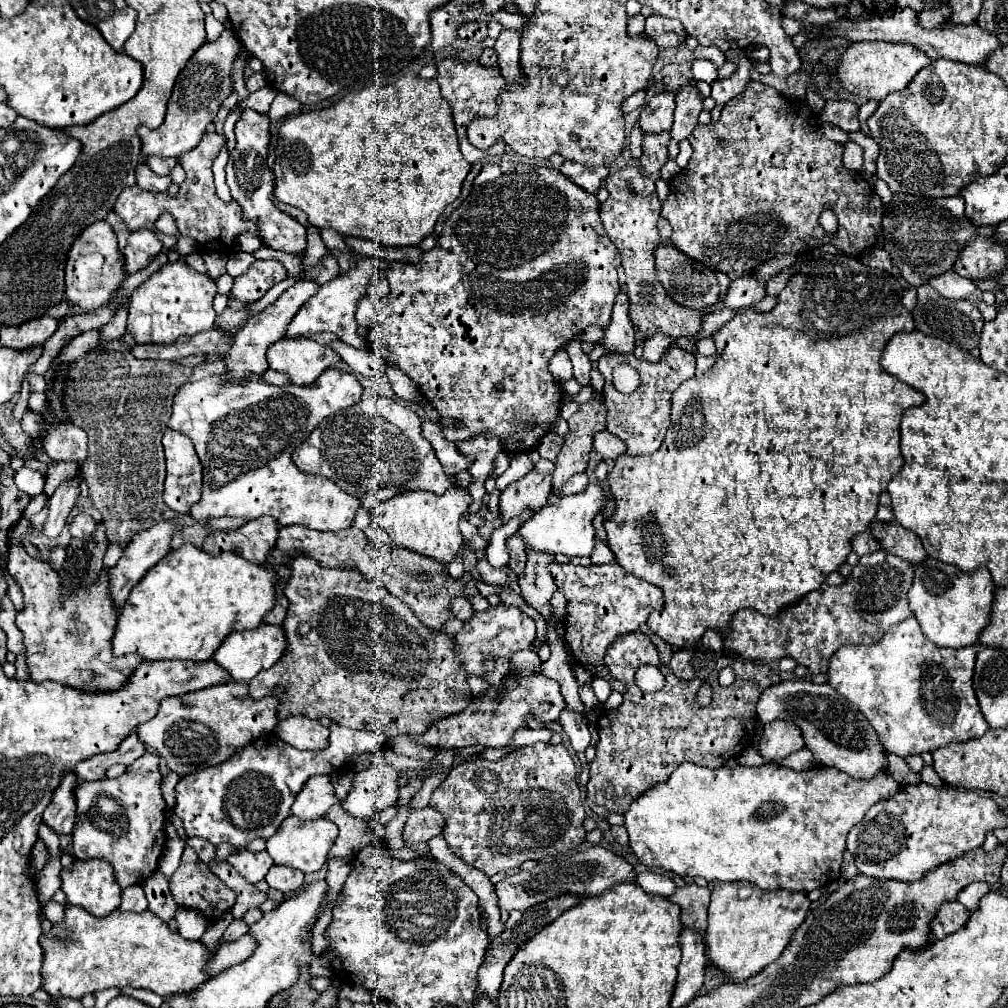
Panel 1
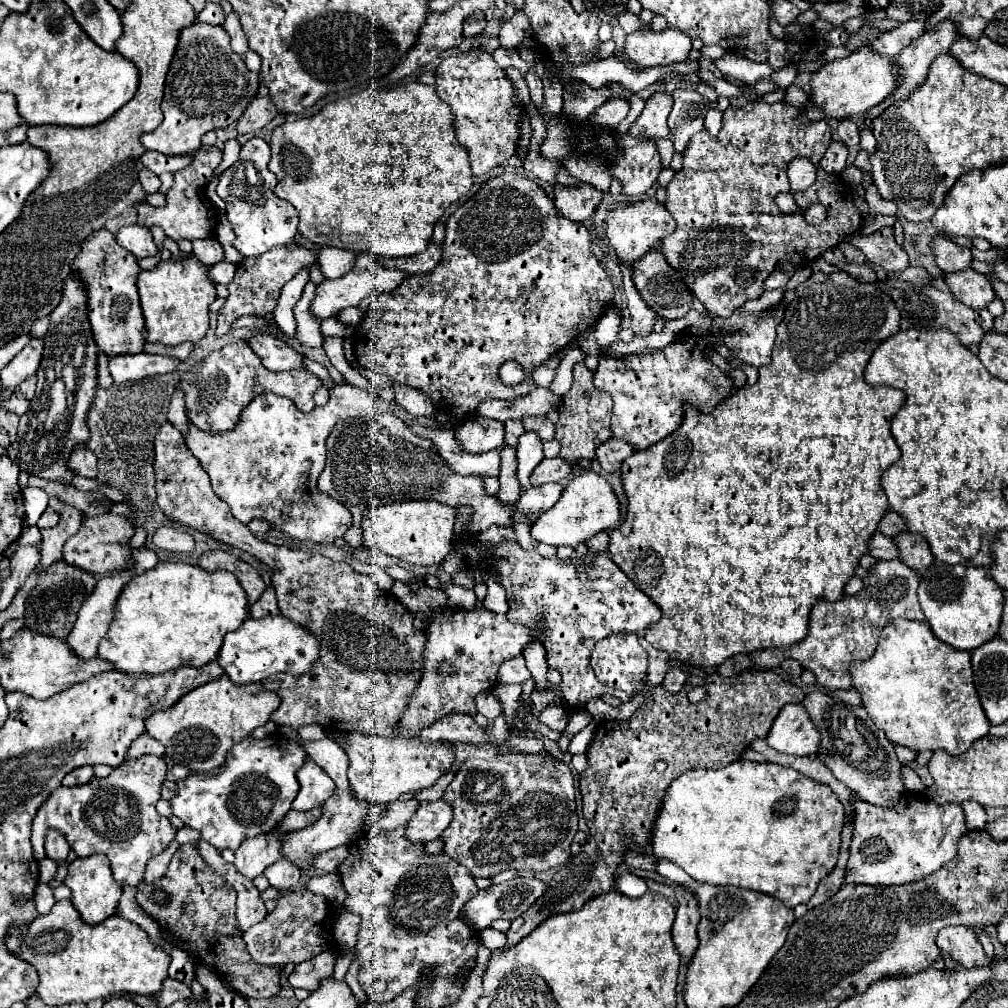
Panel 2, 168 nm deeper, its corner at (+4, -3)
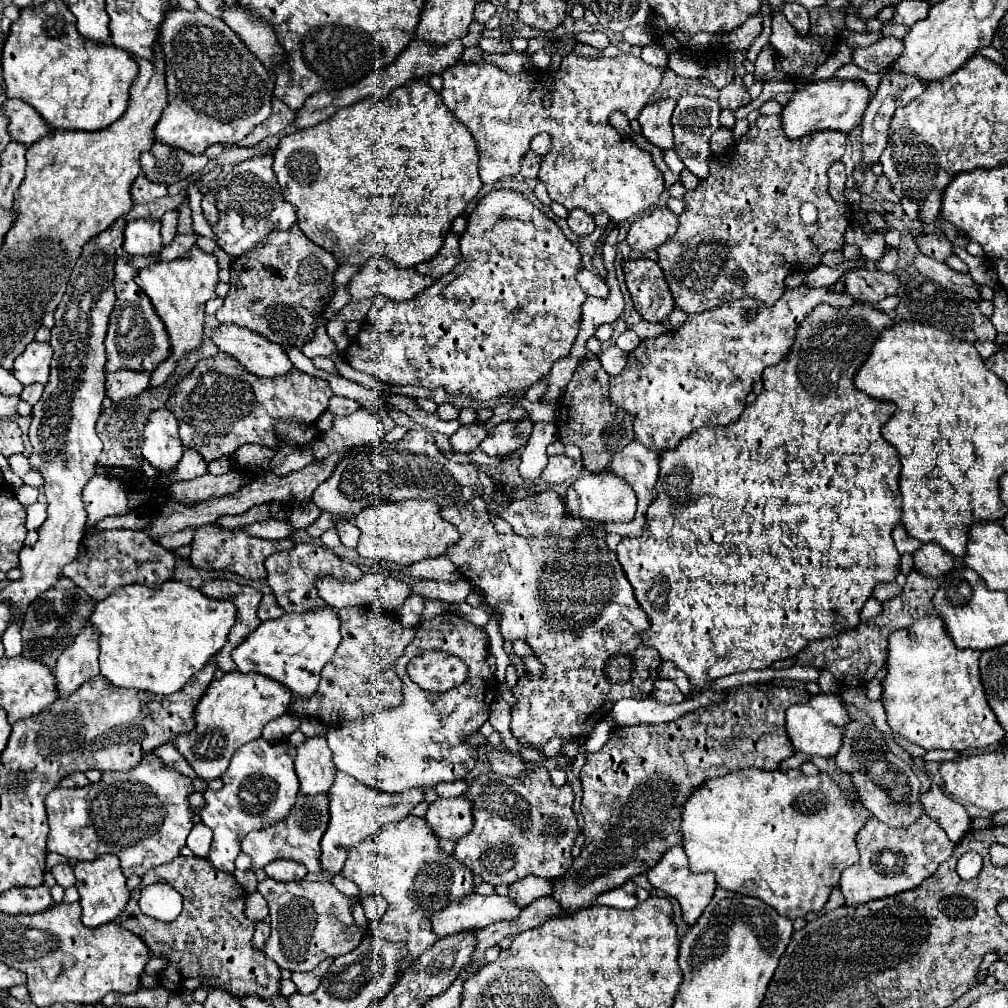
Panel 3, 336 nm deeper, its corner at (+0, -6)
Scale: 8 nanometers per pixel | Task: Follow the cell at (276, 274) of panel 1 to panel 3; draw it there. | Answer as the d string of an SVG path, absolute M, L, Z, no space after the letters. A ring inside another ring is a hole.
M296 225L290 231L272 231L268 241L262 247L256 247L248 255L242 255L242 259L234 259L230 267L230 291L224 299L224 307L216 313L216 319L224 325L238 325L238 327L248 327L266 339L280 343L282 347L296 345L302 347L310 331L316 327L316 313L322 311L324 303L322 297L330 291L332 287L332 275L338 267L338 261L332 253L326 249L314 245Z

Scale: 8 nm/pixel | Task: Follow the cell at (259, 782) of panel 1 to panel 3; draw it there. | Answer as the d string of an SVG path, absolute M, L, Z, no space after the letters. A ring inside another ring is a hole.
M256 739L254 743L246 743L246 747L240 747L234 753L234 759L230 761L230 767L226 769L226 775L222 775L222 789L212 791L206 789L204 791L204 807L200 807L198 815L200 821L206 823L212 831L214 831L214 843L208 855L208 861L226 873L234 871L234 859L240 853L240 841L254 829L262 829L262 827L270 827L278 821L282 821L290 809L296 803L296 795L298 795L298 777L294 773L294 759L296 759L296 745L290 741L278 741L278 743L270 743L264 739Z

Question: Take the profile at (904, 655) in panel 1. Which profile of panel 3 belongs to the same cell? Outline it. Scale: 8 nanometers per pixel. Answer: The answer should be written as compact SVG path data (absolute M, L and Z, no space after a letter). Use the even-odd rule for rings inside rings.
M922 617L906 629L888 635L886 677L882 681L882 705L890 729L930 749L978 749L998 743L1006 731L986 703L978 671L980 651L956 649L946 635L942 619Z

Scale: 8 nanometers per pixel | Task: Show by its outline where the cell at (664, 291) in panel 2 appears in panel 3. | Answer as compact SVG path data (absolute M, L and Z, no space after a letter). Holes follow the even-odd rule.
M638 259L624 263L624 277L636 311L642 319L662 323L674 311L674 297L670 295L664 271L652 259Z

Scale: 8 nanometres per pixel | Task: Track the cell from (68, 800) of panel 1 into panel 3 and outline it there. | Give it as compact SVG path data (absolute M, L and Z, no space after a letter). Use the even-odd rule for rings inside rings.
M58 863L52 867L52 875L56 879L58 885L62 885L64 889L72 887L76 883L76 877L74 877L74 871L72 871L72 865L70 863Z

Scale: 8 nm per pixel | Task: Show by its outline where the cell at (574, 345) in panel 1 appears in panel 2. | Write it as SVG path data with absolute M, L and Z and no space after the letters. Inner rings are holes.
M584 362L574 364L574 382L572 388L562 396L558 406L558 422L556 422L556 440L560 442L562 450L560 456L576 466L578 458L592 460L596 456L596 448L612 438L610 430L610 414L612 414L612 398L606 392L600 392L594 386L594 374L586 368Z

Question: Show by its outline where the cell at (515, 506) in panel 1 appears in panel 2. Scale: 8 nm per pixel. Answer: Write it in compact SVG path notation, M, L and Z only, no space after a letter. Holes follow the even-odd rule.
M560 456L556 458L544 458L538 468L532 474L532 484L548 484L548 482L564 482L572 476L572 466L570 462L562 460Z

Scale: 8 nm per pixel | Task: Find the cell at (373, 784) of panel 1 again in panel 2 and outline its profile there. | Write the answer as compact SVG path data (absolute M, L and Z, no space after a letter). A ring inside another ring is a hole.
M446 608L438 616L432 616L426 628L424 664L422 678L414 692L410 694L408 708L402 714L398 732L390 736L348 732L342 734L346 740L344 752L348 754L348 780L352 784L354 796L366 802L394 802L402 792L416 792L432 786L442 774L452 770L456 762L454 744L448 742L420 742L418 732L432 726L442 716L452 712L476 716L474 698L480 692L488 692L496 686L496 672L500 662L522 654L524 646L532 642L526 628L510 624L504 614L494 614L486 608L480 610L460 610ZM450 662L458 666L456 676L438 674L438 664Z

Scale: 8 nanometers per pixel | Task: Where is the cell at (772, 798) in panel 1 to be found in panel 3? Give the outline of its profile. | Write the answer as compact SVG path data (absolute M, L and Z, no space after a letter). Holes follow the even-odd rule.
M740 769L698 785L682 805L680 817L682 847L692 873L714 873L718 887L758 897L780 915L796 919L826 905L830 889L840 881L840 873L858 861L854 839L872 815L860 801L852 805L826 773L806 777L798 769Z

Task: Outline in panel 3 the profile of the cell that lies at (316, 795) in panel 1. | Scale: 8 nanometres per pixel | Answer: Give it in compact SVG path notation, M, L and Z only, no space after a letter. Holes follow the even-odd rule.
M324 737L306 739L298 745L296 755L296 775L300 779L300 793L302 795L322 795L328 793L336 767L332 763L332 751L326 745Z

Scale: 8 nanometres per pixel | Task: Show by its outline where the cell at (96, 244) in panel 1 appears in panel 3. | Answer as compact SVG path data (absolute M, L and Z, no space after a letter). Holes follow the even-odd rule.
M118 255L116 277L114 277L116 303L114 303L114 311L110 313L110 323L108 323L108 333L106 333L106 355L108 355L106 371L118 371L118 369L154 371L158 363L162 363L170 355L166 329L160 323L146 293L140 291L140 287L134 283L136 271L138 269L128 261L128 257Z

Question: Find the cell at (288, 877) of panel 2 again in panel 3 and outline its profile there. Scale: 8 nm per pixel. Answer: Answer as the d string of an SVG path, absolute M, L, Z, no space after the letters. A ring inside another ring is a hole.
M272 861L264 867L266 875L274 881L300 881L308 871L302 863L294 863L294 861Z

